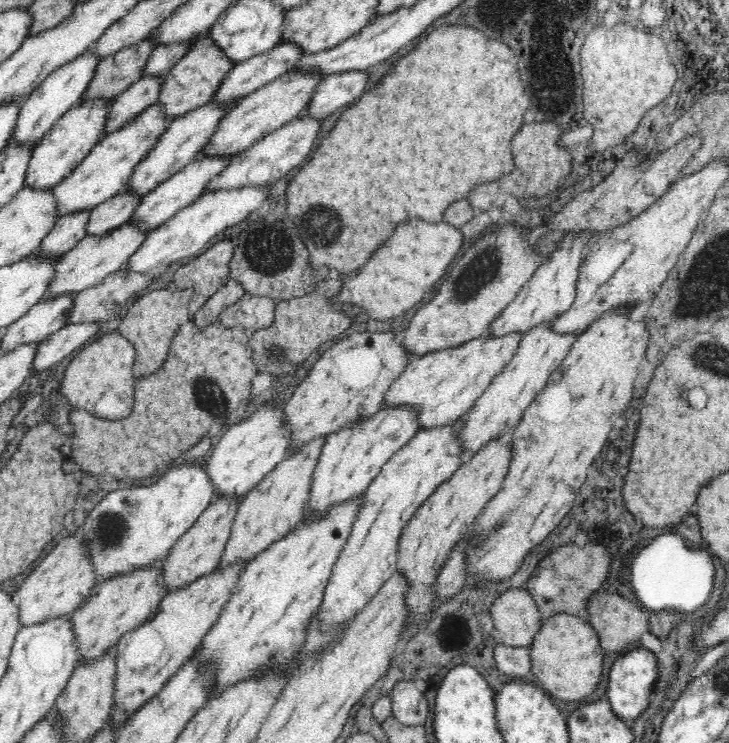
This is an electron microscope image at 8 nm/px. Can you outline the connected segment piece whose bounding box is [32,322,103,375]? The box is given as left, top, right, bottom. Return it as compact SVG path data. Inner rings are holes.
M80 322L80 324L60 328L38 346L38 352L36 352L34 364L32 364L32 372L46 375L66 356L70 356L74 350L81 350L102 332L103 324L100 322Z

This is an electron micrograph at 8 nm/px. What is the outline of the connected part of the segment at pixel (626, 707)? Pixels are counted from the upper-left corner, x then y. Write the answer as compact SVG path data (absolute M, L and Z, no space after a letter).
M646 648L633 649L624 656L619 656L608 672L608 684L606 686L606 696L611 704L612 712L624 720L632 718L635 720L647 708L648 695L654 681L658 678L658 668L656 667L656 656Z

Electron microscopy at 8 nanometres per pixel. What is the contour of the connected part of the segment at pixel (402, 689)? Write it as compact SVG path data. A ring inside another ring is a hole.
M412 681L397 682L390 693L391 714L405 725L424 725L428 709L425 693Z

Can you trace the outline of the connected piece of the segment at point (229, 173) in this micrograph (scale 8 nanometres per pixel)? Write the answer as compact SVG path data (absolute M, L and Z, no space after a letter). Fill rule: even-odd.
M312 117L306 119L292 119L282 128L272 132L268 137L256 142L248 150L234 155L228 166L220 174L213 175L206 183L201 196L207 193L218 192L219 190L236 190L244 188L259 188L269 186L274 181L282 179L292 168L300 166L304 158L312 152L312 146L320 131L322 118L314 120Z

